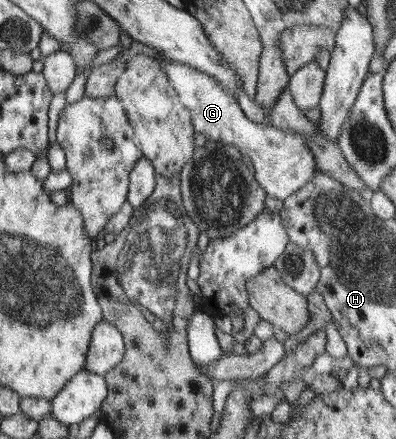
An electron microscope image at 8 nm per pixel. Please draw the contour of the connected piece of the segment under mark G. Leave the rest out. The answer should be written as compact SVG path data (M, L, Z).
M165 55L158 57L157 62L173 84L179 99L190 109L191 121L199 137L221 140L222 143L238 148L242 155L249 156L255 168L255 179L267 194L286 200L319 173L315 156L305 145L303 134L280 130L270 122L254 123L244 115L236 99L227 94L213 76L193 66L177 63Z

